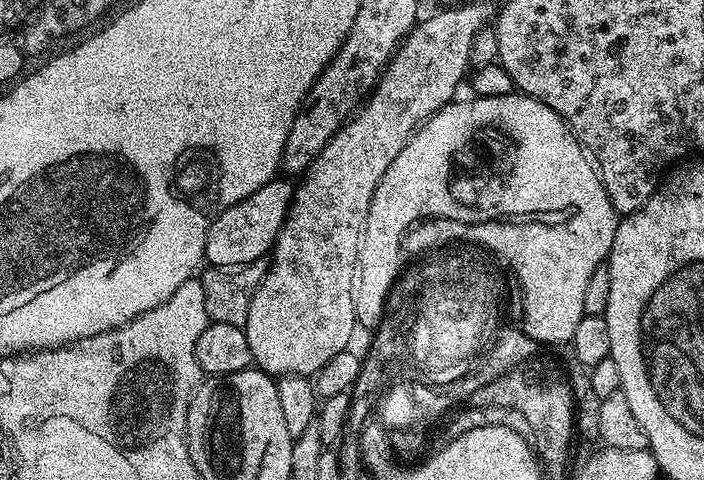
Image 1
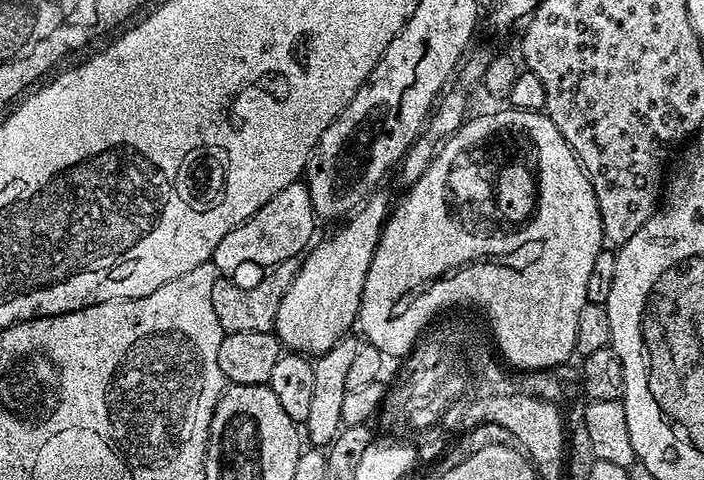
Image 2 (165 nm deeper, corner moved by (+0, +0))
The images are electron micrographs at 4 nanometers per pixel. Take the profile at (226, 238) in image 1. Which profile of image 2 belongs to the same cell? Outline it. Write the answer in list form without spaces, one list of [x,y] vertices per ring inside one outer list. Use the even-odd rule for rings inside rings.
[[[307,183],[286,186],[284,190],[278,190],[266,206],[259,208],[253,216],[230,230],[222,242],[218,242],[210,261],[211,267],[220,274],[236,274],[232,272],[238,271],[243,264],[261,264],[264,270],[268,270],[277,264],[295,261],[313,241],[312,231],[316,223],[318,217],[312,210]]]

